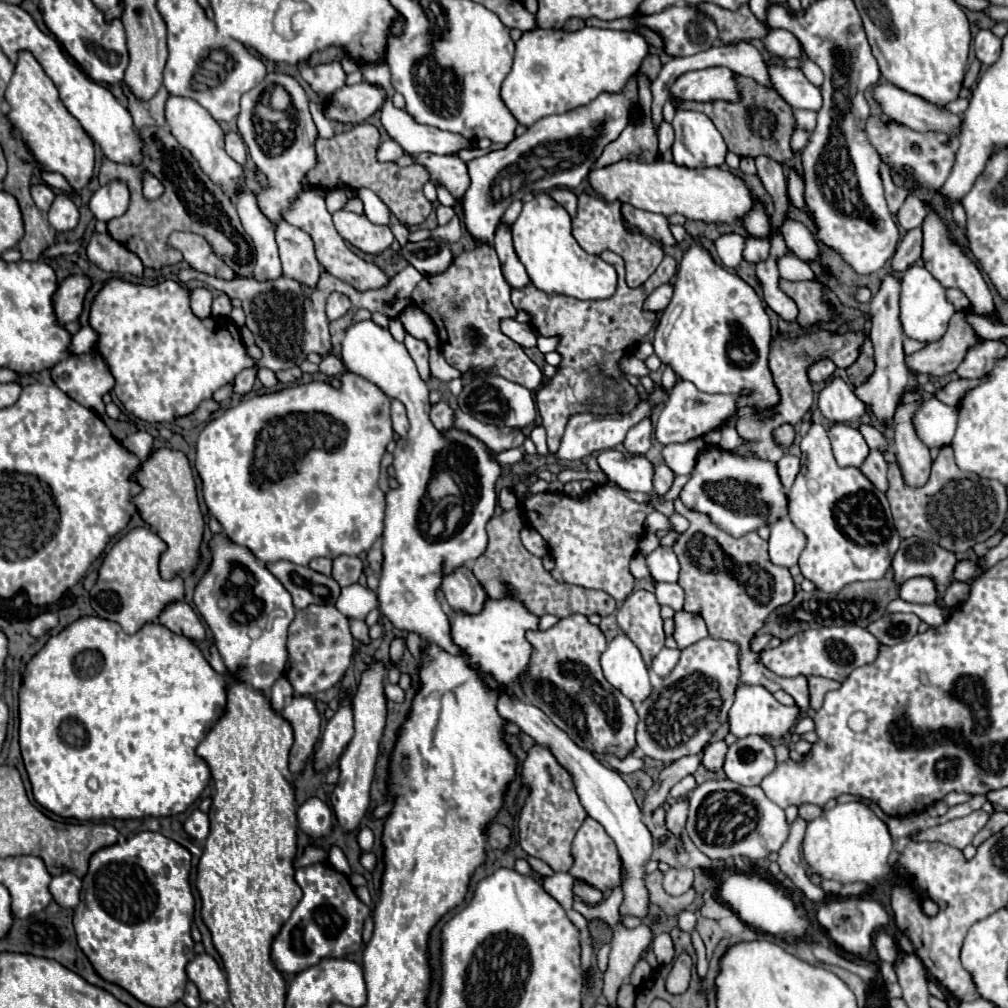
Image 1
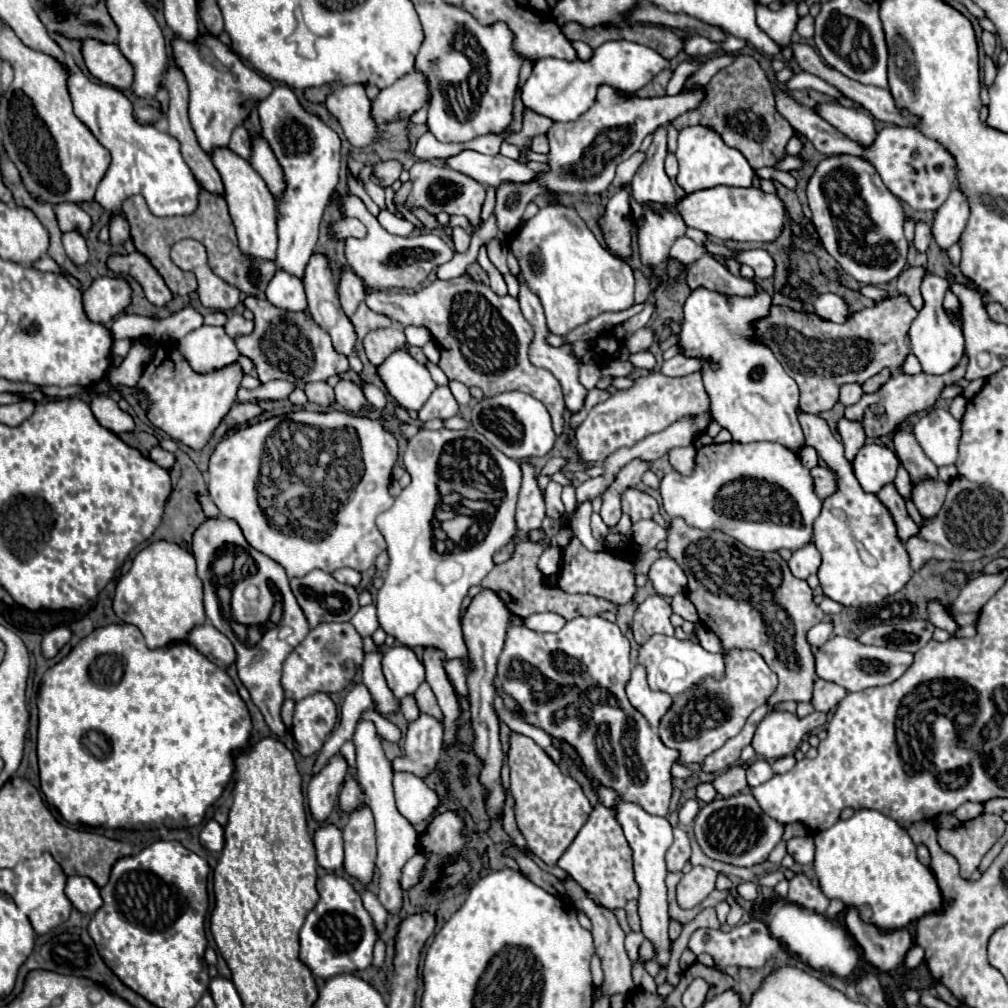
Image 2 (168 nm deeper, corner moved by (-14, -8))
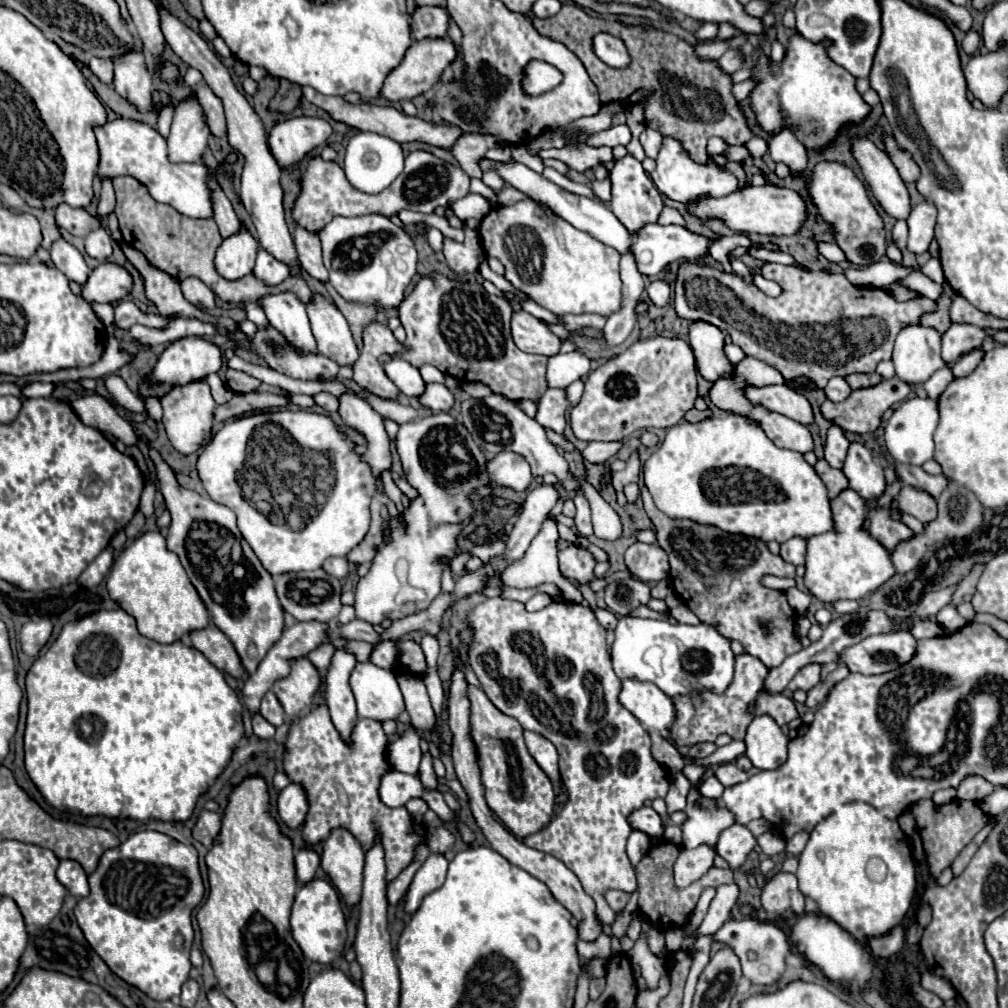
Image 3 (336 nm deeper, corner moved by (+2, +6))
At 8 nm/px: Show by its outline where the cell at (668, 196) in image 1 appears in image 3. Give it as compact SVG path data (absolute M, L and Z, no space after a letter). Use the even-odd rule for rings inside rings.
M772 184L760 188L746 186L742 190L736 190L732 196L724 196L724 200L700 200L700 204L692 204L692 208L688 210L702 220L720 218L734 232L756 232L770 236L794 236L808 218L808 208L800 194Z

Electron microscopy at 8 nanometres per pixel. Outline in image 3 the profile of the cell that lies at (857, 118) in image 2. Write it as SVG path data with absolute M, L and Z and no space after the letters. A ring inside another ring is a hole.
M854 138L852 152L876 202L894 220L906 220L912 210L910 194L890 156L878 150L868 138Z

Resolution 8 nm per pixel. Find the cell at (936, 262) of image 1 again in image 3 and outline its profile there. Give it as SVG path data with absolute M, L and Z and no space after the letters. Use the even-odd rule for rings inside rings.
M952 324L950 330L942 336L942 360L946 364L954 364L962 354L980 348L986 338L982 328L972 324Z

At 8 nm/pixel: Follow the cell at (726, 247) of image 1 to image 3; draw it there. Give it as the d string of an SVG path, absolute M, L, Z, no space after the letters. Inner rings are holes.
M732 260L732 270L734 270L734 274L740 276L746 284L754 284L754 276L752 276L750 268L742 264L742 260Z

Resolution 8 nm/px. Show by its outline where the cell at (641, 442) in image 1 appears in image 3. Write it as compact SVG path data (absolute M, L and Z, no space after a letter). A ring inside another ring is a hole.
M574 496L576 504L576 516L574 516L574 526L578 530L578 536L592 536L592 522L590 522L590 512L588 512L588 500L584 496Z

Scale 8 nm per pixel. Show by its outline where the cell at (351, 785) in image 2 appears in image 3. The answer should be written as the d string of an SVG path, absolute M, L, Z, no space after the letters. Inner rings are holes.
M320 702L314 710L292 722L286 736L282 762L290 782L300 784L308 798L308 814L302 828L306 846L314 848L316 844L324 842L334 828L348 830L360 842L364 852L368 852L376 844L376 838L380 838L388 884L414 862L416 848L424 842L424 838L416 832L414 820L404 806L388 808L380 800L380 780L392 770L386 752L388 736L384 734L380 722L360 718L354 724L350 738L344 740L330 720L328 706Z

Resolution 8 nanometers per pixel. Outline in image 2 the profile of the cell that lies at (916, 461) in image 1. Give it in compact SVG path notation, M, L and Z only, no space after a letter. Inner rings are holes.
M922 478L912 484L912 500L924 518L936 516L936 512L944 504L946 490L948 490L946 482L932 478Z

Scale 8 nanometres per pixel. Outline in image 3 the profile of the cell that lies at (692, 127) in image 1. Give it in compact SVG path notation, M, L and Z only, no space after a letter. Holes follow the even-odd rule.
M664 138L662 150L656 156L656 170L650 174L650 178L660 194L668 196L674 202L682 202L686 206L692 202L698 202L700 198L722 198L722 196L728 196L738 190L738 182L728 170L722 172L712 162L708 166L696 164L688 156L688 152L684 152L680 142L672 140L672 138Z

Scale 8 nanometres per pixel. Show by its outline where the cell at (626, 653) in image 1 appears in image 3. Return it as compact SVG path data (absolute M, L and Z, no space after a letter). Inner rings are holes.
M624 680L620 702L642 722L646 730L654 730L664 738L670 736L670 728L676 720L676 708L672 698L664 696L656 684Z

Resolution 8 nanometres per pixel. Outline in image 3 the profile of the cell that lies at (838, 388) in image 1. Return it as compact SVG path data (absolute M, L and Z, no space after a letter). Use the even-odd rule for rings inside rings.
M832 424L832 428L828 430L828 436L826 436L826 446L824 446L824 458L828 460L828 464L832 468L838 468L838 470L842 468L848 446L850 446L850 442L846 440L844 432L840 432L840 428L836 428L836 424Z

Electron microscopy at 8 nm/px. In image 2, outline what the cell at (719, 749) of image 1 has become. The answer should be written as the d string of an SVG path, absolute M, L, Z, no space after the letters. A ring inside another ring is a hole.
M738 764L730 766L728 770L720 772L714 778L712 784L714 784L714 788L718 790L720 796L730 798L732 794L738 794L738 792L748 788L748 784L746 784L746 770L744 770L744 766L738 766Z

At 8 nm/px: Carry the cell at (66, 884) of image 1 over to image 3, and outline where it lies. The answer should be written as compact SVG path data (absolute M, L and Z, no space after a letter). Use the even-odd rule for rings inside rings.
M62 860L56 872L58 880L68 888L68 892L76 898L84 898L88 896L90 888L88 888L88 878L84 868L76 862L76 860Z

